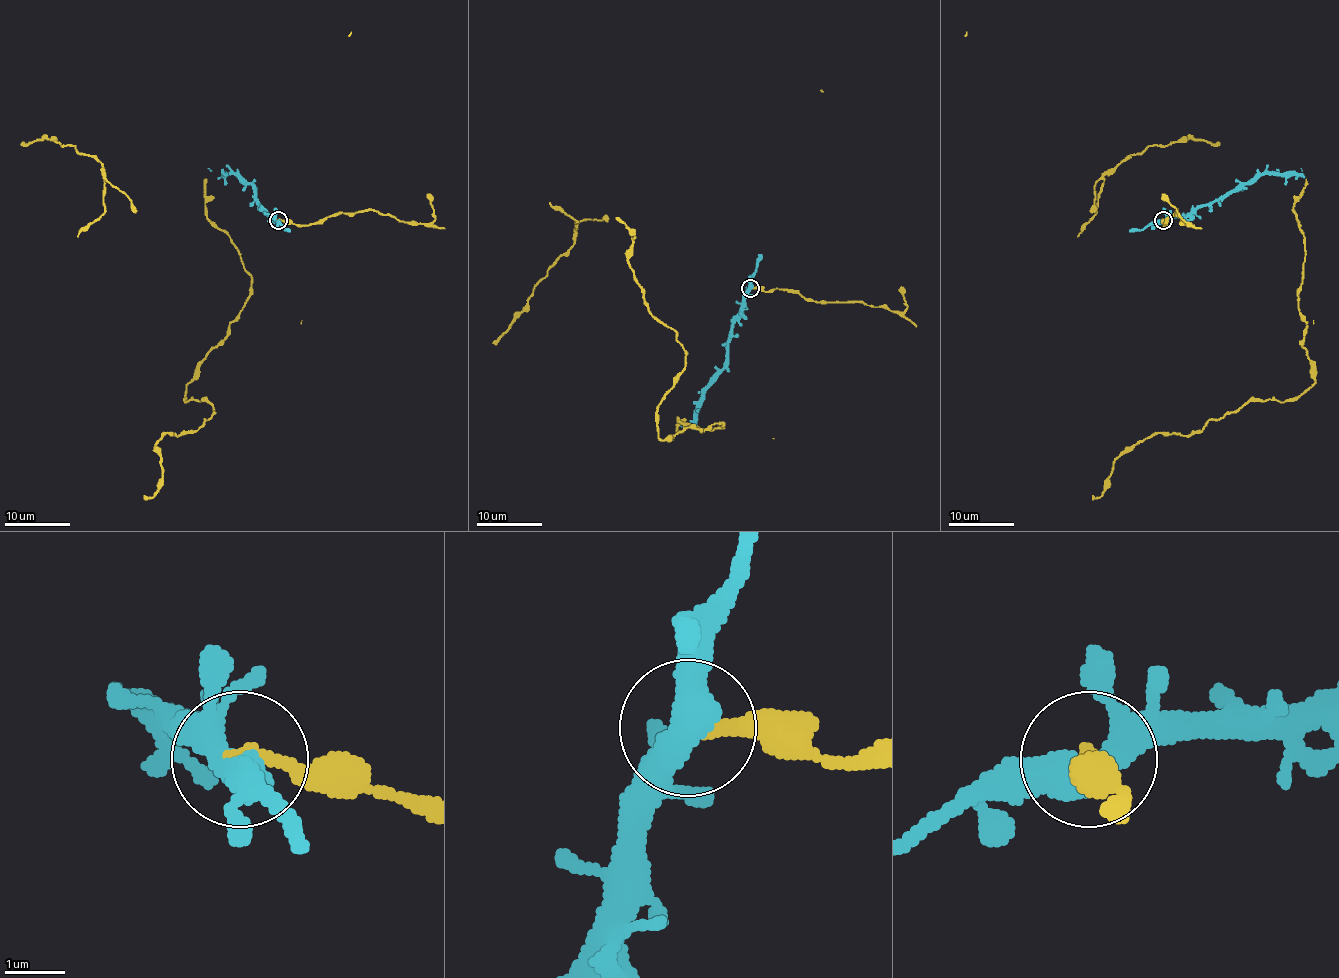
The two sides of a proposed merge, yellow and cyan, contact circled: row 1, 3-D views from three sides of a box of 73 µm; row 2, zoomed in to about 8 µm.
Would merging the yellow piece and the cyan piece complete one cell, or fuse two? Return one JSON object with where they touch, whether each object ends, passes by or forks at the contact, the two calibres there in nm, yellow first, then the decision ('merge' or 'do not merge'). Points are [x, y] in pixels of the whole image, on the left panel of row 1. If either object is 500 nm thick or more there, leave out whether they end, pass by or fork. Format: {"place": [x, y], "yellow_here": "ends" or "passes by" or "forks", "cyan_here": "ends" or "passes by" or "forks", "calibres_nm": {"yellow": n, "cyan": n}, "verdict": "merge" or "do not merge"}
{"place": [278, 220], "yellow_here": "ends", "cyan_here": "forks", "calibres_nm": {"yellow": 240, "cyan": 400}, "verdict": "do not merge"}

